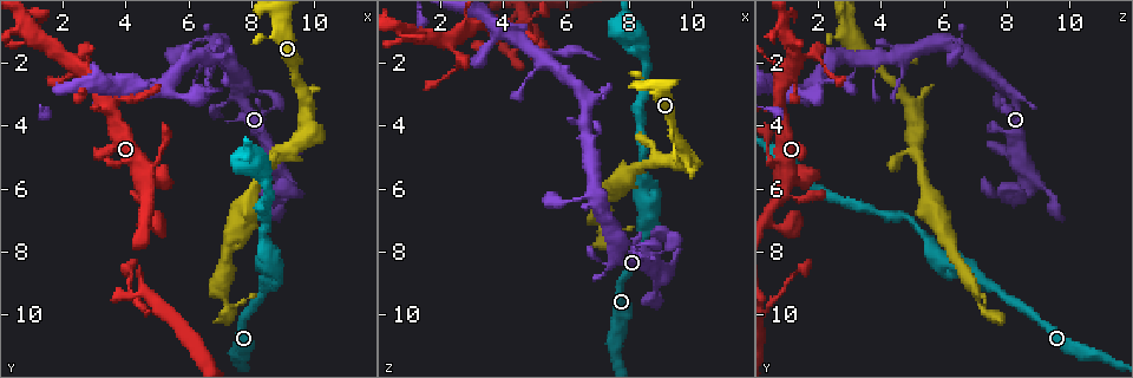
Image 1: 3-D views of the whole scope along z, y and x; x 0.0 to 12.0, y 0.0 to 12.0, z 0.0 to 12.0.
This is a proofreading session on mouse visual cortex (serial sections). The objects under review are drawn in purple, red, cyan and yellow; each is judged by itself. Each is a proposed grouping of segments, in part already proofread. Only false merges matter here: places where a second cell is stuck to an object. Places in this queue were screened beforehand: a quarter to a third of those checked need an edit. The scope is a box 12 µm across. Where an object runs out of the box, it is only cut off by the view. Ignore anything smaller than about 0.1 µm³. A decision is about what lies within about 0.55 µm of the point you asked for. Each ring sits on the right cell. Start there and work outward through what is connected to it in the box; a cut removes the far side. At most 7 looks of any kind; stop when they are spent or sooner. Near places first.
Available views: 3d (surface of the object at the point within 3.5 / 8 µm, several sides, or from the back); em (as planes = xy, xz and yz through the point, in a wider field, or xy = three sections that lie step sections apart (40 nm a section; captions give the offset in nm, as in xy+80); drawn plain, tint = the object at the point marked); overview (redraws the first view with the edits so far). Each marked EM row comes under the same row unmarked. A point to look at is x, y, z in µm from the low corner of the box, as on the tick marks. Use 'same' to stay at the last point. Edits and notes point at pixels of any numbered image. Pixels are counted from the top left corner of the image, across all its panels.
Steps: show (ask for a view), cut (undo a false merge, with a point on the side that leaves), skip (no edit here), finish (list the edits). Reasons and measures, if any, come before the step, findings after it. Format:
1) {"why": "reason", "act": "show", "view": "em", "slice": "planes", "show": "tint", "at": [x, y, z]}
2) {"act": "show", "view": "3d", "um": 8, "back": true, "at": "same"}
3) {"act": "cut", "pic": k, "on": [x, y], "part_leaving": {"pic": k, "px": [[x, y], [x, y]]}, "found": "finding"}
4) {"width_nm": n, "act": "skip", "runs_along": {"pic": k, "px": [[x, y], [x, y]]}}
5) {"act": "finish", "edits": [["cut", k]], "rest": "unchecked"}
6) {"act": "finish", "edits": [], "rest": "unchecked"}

{"why": "narrows sharply", "act": "show", "view": "3d", "um": 3.5, "at": [7.2, 9.7, 7.2]}

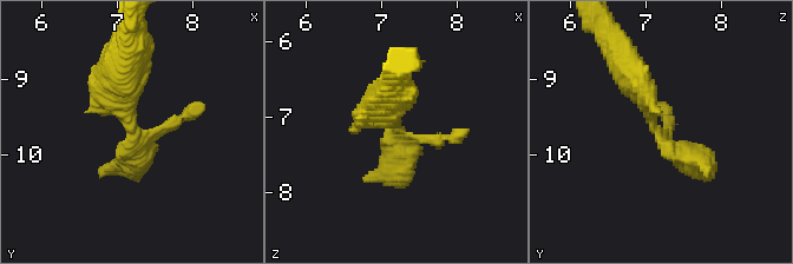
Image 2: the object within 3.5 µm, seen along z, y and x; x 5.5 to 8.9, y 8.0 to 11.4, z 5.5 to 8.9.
{"act": "show", "view": "em", "slice": "xy", "step": 3, "show": "tint", "at": [7.25, 9.75, 7.20]}

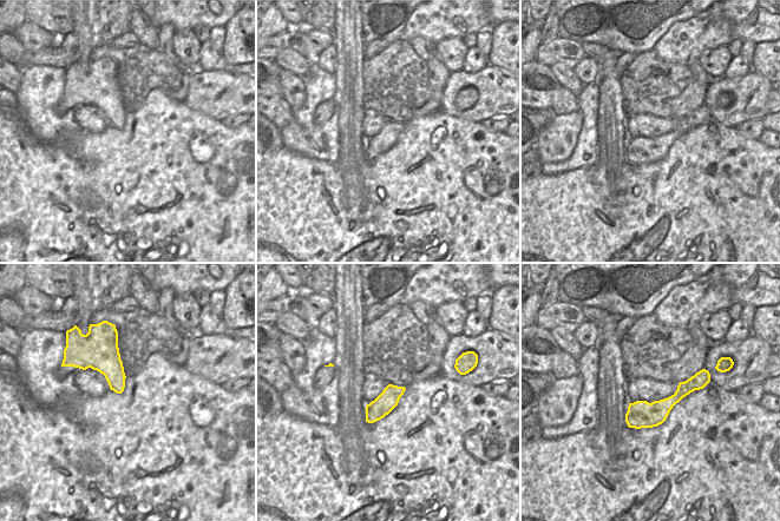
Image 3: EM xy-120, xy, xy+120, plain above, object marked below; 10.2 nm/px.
{"width_nm": 200, "act": "skip", "runs_along": {"pic": 2, "px": [[626, 67], [659, 137], [707, 170]]}, "found": "all the same cell"}

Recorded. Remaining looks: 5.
{"why": "thick turns thin", "act": "show", "view": "3d", "um": 8, "back": true, "at": [6.8, 1.4, 6.2]}

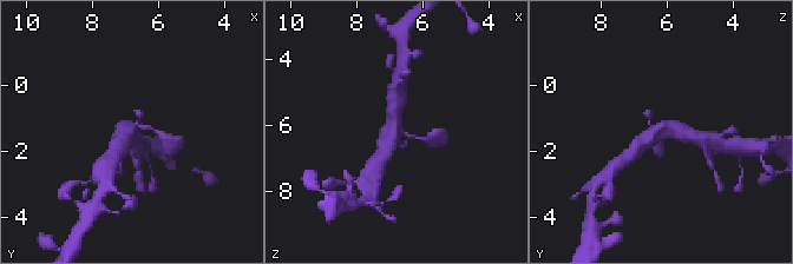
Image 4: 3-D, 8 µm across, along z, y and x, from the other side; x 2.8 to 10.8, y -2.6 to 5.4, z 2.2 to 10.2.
{"act": "show", "view": "em", "slice": "planes", "show": "tint", "at": [6.9, 1.3, 6.1]}

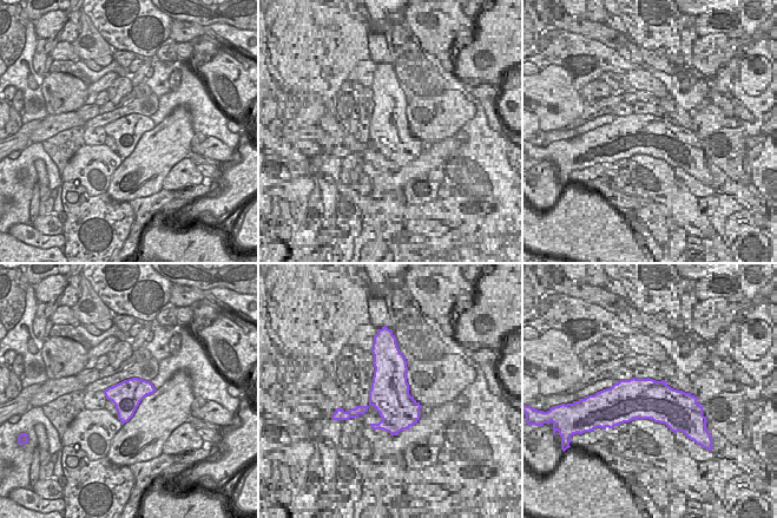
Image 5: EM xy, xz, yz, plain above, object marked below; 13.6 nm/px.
{"act": "skip", "runs_along": {"pic": 4, "px": [[384, 154], [392, 139], [397, 97]]}, "found": "one cell here"}

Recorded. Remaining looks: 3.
{"why": "three-way junction", "act": "show", "view": "3d", "um": 8, "at": [2.3, 2.0, 1.3]}

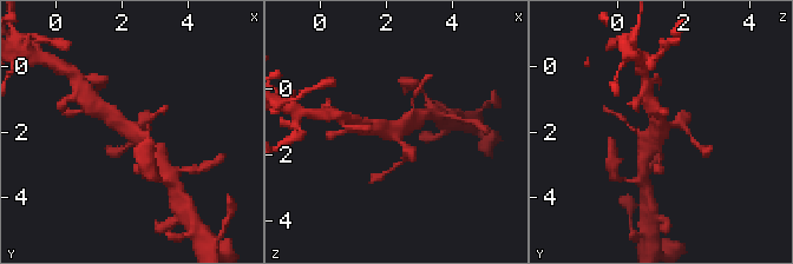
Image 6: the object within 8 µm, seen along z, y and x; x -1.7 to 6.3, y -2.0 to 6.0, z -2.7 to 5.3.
{"act": "show", "view": "3d", "um": 3.5, "at": [2.3, 2.0, 1.3]}

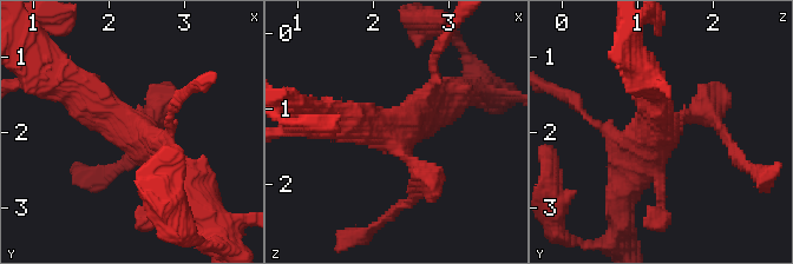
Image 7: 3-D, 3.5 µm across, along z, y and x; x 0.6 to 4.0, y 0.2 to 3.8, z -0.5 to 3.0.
{"arms": 3, "arm_widths_nm": [300, 400, 400], "act": "show", "view": "em", "slice": "xy", "step": 1, "show": "tint", "at": [2.30, 1.95, 1.30]}

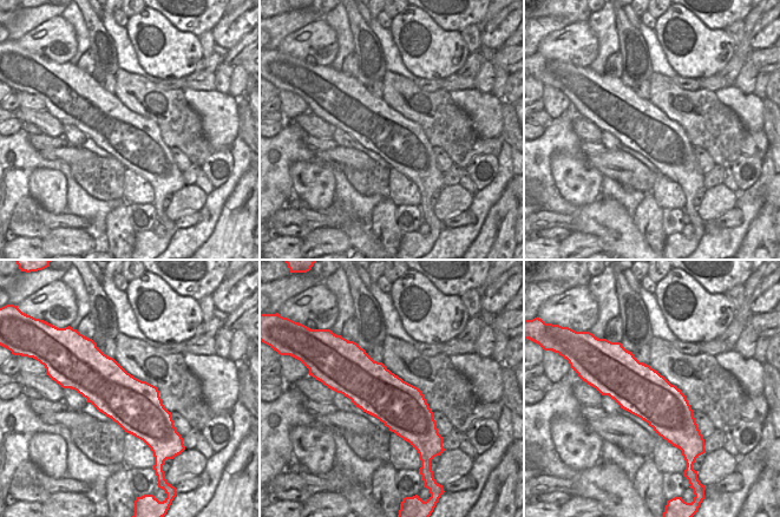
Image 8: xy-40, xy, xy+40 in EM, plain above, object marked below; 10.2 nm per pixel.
{"act": "skip", "runs_along": {"pic": 7, "px": [[184, 182], [137, 134], [65, 84]]}, "found": "continuous, no second cell"}

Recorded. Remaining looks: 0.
{"act": "finish", "edits": [], "rest": "unchecked"}

